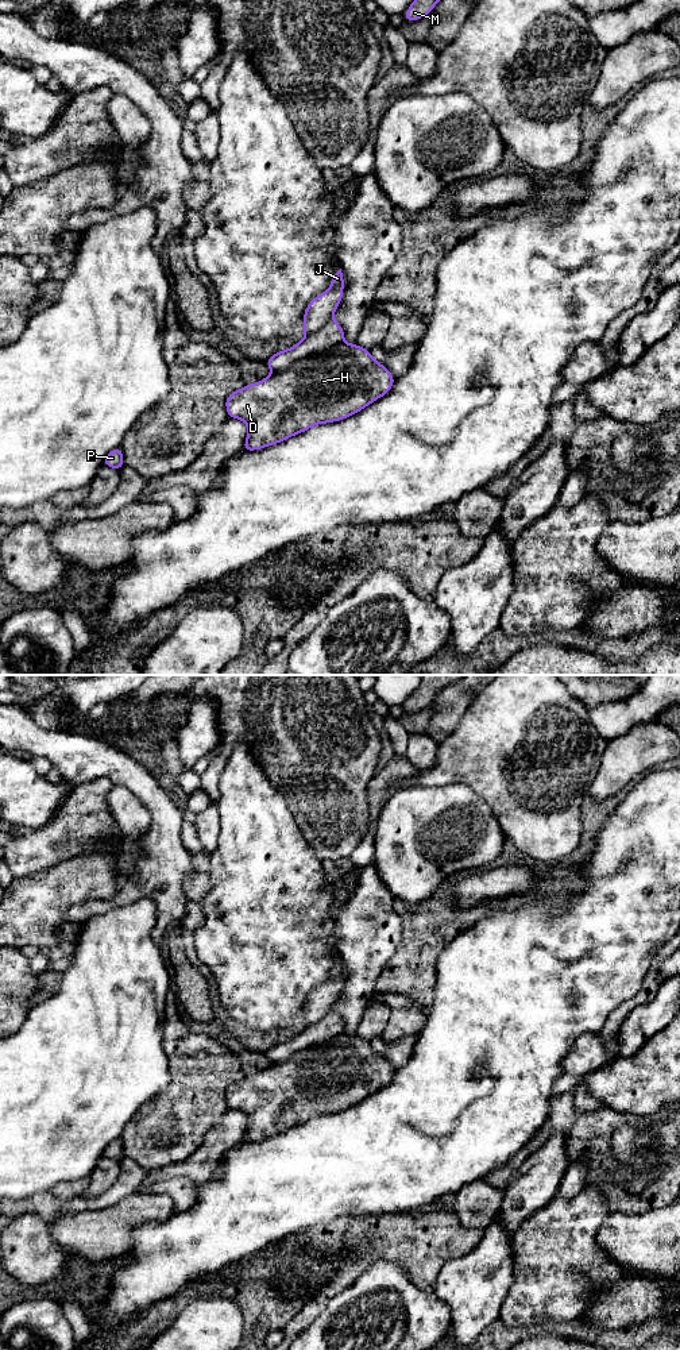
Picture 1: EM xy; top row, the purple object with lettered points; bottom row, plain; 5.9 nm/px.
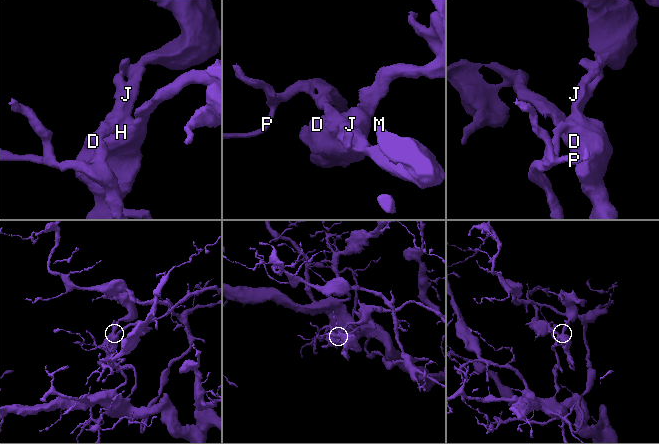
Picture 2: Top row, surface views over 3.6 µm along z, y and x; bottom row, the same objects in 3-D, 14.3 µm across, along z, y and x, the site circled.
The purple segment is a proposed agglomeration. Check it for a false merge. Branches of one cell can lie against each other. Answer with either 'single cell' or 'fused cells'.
fused cells

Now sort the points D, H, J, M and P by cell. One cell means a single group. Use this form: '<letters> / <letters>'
D H J / M P

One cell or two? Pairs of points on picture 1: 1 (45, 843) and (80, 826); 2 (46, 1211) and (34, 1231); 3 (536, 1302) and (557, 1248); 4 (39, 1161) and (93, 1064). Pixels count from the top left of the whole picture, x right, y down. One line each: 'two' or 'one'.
1: one
2: two
3: one
4: one

